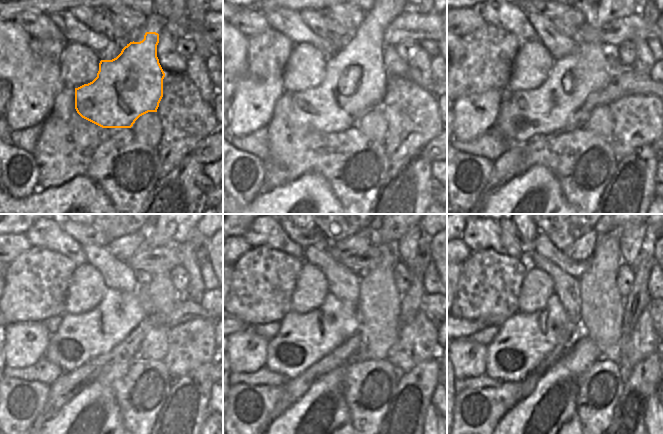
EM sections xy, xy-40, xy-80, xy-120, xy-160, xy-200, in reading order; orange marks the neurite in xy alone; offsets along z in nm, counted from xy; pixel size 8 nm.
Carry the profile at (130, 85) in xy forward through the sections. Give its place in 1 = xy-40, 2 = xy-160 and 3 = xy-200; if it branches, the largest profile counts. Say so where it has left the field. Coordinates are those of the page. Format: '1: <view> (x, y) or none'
1: xy-40 (355, 81)
2: xy-160 (303, 339)
3: xy-200 (524, 340)

